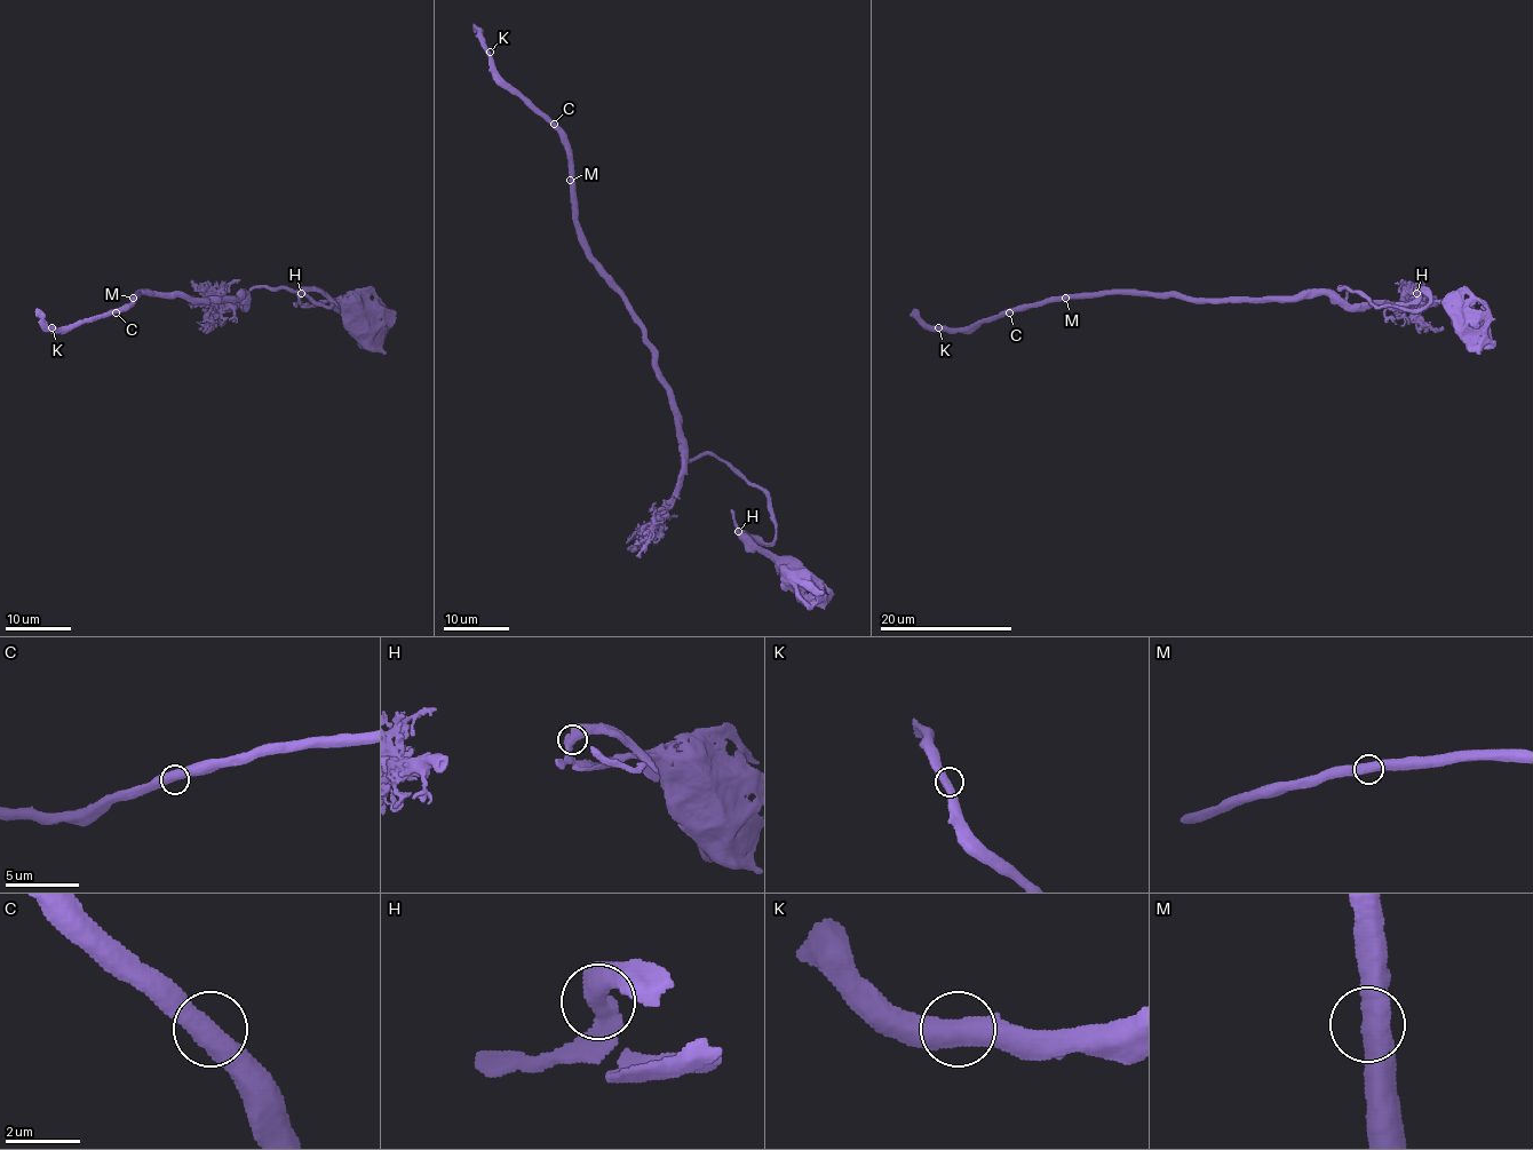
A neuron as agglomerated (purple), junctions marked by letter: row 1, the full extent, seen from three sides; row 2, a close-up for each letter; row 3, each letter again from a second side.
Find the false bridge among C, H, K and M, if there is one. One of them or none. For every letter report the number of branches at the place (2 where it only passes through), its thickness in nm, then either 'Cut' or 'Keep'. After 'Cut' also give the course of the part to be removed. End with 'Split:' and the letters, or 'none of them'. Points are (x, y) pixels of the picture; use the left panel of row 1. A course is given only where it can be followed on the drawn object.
C: Branches: 2. Thickness 550 nm. Keep
H: Branches: 2. Thickness 550 nm. Keep
K: Branches: 2. Thickness 500 nm. Keep
M: Branches: 2. Thickness 550 nm. Keep
Split: none of them

